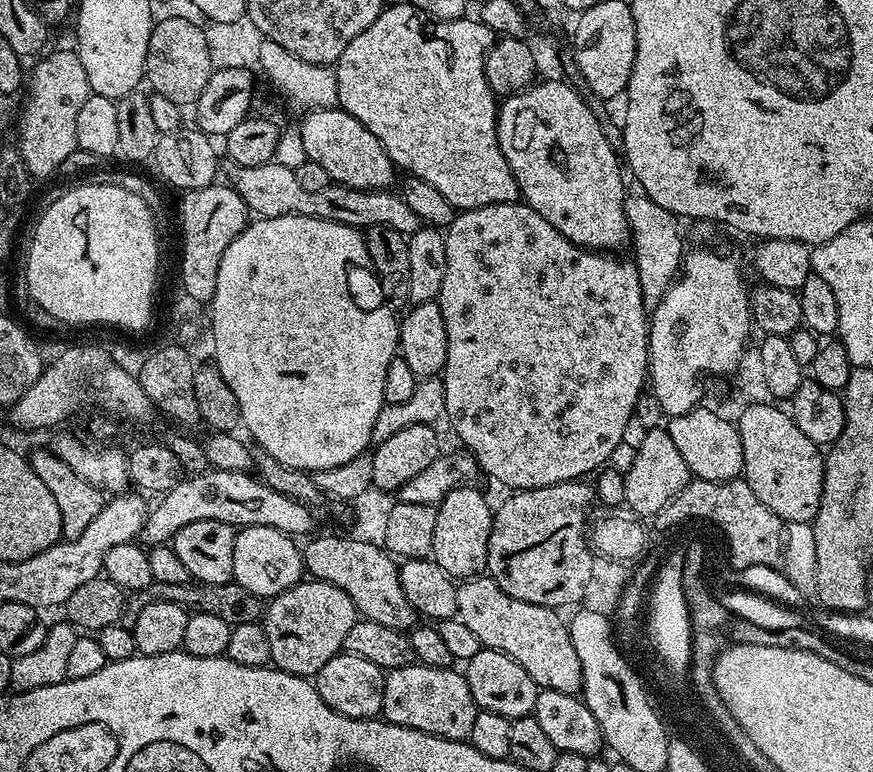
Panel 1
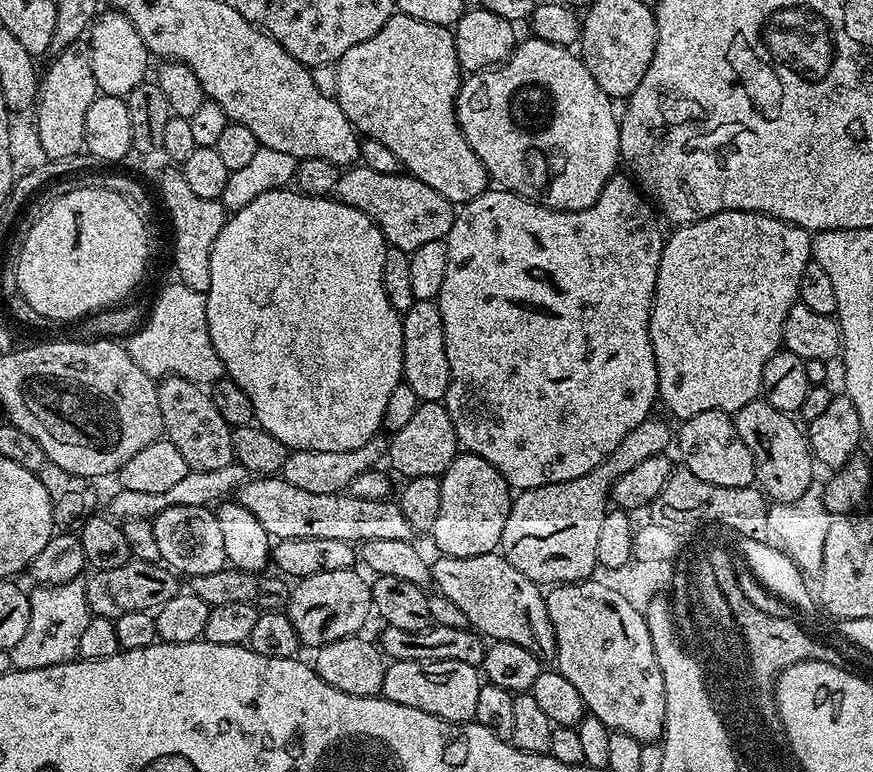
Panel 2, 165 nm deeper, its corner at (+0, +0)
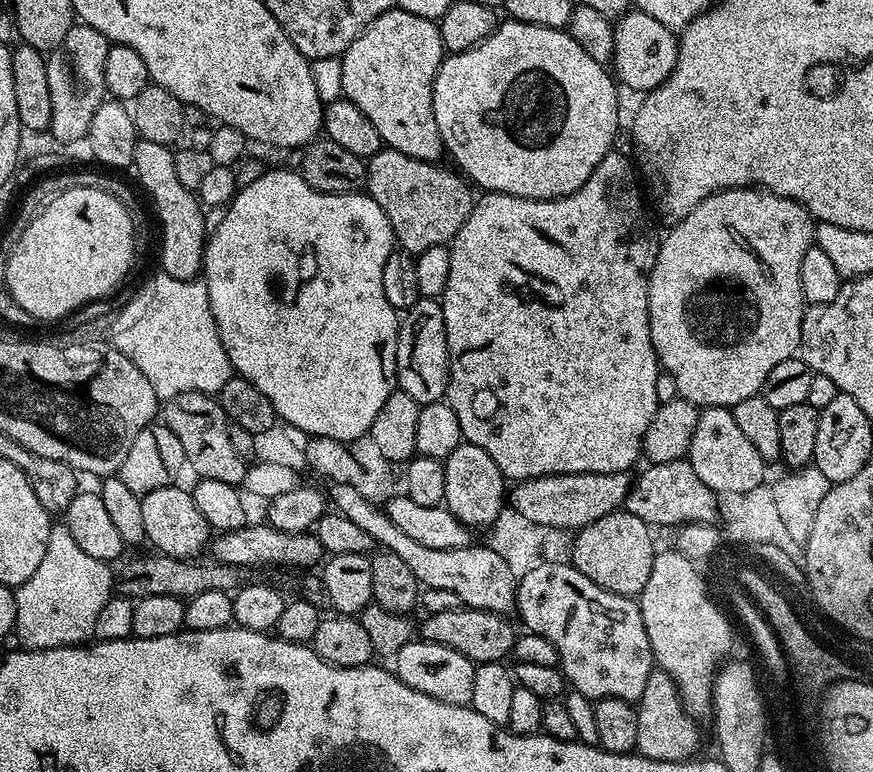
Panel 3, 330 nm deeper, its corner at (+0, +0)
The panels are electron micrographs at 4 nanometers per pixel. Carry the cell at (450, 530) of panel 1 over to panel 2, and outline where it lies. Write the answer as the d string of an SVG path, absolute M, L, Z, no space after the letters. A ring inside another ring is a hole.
M462 452L443 473L440 485L441 509L430 533L438 552L450 557L476 557L495 551L501 542L514 499L501 472L480 455Z

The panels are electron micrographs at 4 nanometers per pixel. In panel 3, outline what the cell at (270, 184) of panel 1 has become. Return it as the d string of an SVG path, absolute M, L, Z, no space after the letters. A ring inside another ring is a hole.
M387 146L381 147L378 154L367 157L366 163L368 166L367 195L372 196L374 202L378 202L378 206L382 206L382 214L386 214L392 233L396 236L396 244L403 251L419 254L422 250L430 250L430 246L451 245L458 230L462 230L462 222L470 218L470 210L474 203L473 189L459 171L451 167L443 168L443 163L440 162L410 158L410 154L402 154Z

